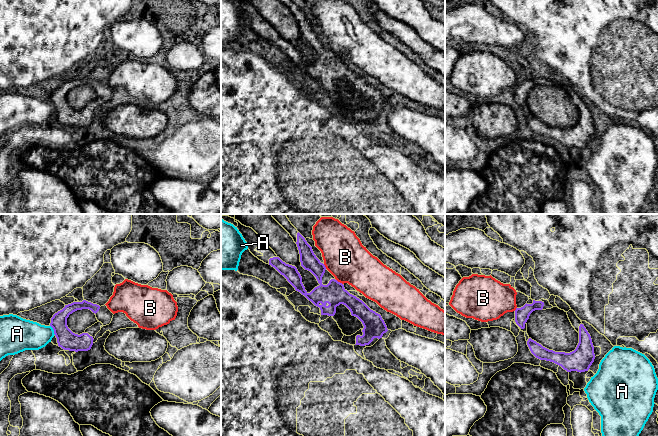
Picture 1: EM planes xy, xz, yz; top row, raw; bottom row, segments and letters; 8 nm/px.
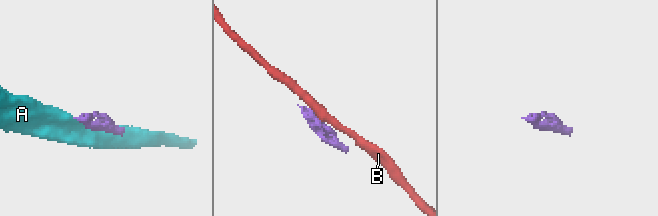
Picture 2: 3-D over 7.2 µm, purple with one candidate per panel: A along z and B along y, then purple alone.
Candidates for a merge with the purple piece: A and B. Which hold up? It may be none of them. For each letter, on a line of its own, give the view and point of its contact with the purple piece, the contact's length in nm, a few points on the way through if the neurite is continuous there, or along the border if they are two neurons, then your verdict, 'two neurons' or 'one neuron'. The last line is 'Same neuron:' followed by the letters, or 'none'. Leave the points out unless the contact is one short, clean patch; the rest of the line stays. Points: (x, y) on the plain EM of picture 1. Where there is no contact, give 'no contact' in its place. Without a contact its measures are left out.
A: meets purple in xy at (53, 105); contact 90 nm long; border along xy (50, 101), (55, 110); two neurons
B: meets purple in xz at (339, 58); contact 70 nm long; border along xz (336, 55), (342, 60); two neurons
Same neuron: none

